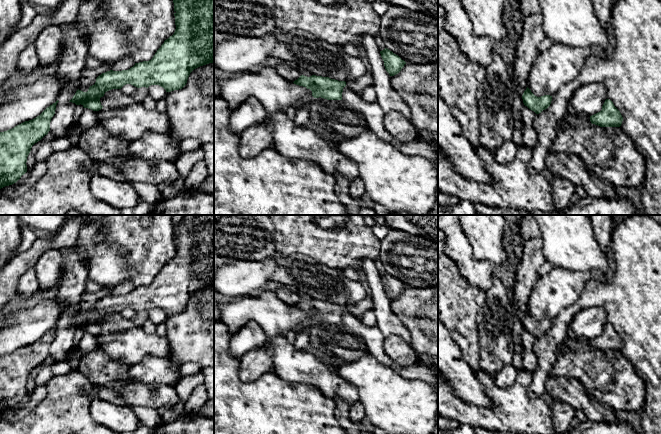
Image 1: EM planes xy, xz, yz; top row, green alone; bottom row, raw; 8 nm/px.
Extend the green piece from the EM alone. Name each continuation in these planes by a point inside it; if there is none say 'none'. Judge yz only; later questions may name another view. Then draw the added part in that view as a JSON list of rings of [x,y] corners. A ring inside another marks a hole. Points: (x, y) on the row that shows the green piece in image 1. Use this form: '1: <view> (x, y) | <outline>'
none

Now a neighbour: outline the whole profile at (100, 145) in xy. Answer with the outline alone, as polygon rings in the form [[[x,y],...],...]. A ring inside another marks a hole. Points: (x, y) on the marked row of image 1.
[[[96,125],[82,132],[78,147],[93,162],[120,166],[127,157],[133,156],[129,151],[130,143],[131,140],[113,135],[101,125]]]

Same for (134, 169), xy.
[[[132,156],[127,157],[122,165],[113,166],[118,168],[130,183],[158,185],[162,182],[175,182],[180,177],[175,163],[167,161],[143,160]]]

